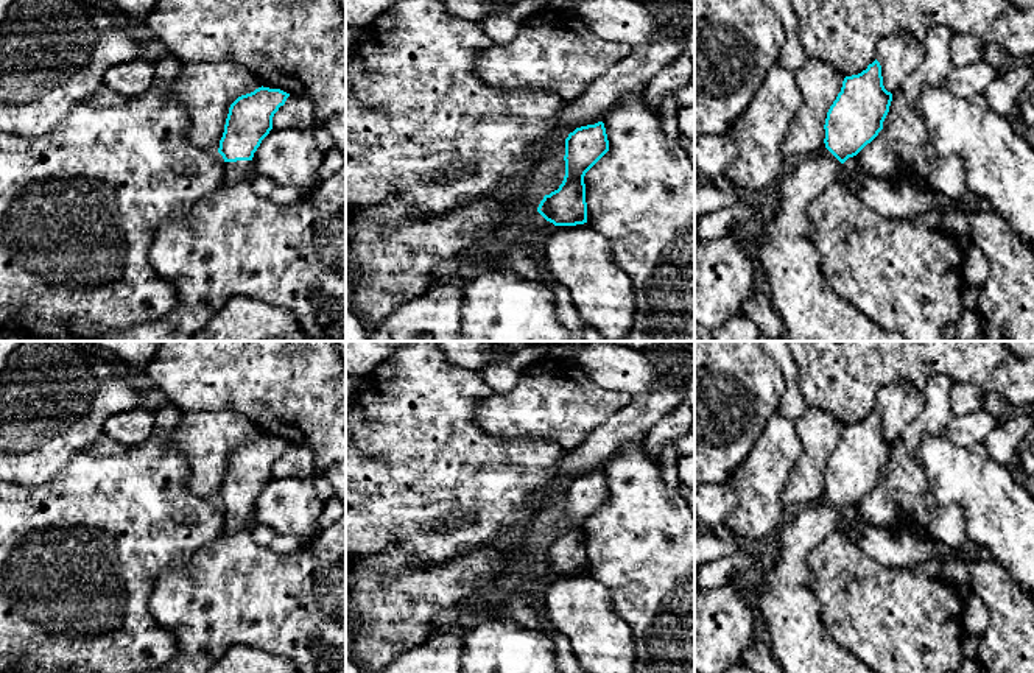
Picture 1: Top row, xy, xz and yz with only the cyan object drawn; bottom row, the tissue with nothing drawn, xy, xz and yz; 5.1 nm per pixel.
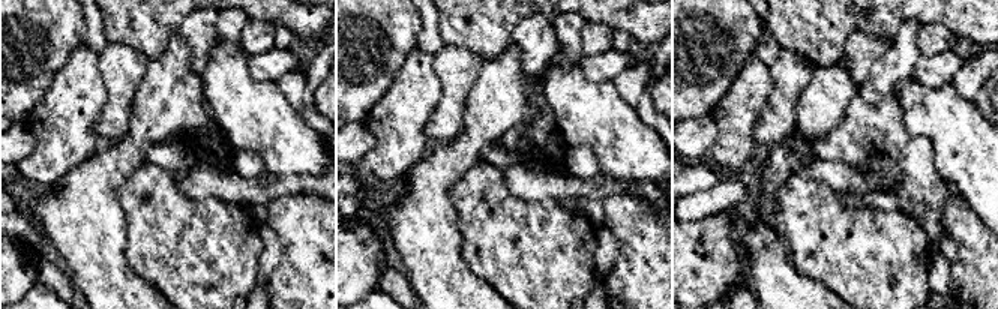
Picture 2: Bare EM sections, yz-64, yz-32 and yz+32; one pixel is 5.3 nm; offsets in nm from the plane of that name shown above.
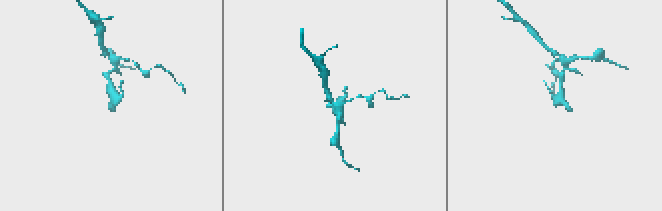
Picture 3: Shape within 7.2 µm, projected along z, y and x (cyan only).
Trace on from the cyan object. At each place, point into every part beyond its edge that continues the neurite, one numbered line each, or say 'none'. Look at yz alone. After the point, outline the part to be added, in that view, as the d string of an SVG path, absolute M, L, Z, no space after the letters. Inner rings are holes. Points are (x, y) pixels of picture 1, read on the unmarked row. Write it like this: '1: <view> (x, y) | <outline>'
1: yz (785, 600) | M827 497L793 511L791 520L779 527L777 559L765 567L761 578L752 587L757 595L757 612L771 637L771 654L783 673L875 673L828 637L821 622L821 603L811 587L808 555L839 530L842 522L844 513Z

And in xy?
1: xy (235, 521) | M252 509L226 511L224 534L249 530L252 522Z

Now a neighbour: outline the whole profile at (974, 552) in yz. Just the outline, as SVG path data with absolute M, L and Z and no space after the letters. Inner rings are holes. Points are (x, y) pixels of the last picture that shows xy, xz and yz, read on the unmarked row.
M969 541L961 550L959 550L959 556L964 559L970 559L973 562L989 558L989 553L984 547Z

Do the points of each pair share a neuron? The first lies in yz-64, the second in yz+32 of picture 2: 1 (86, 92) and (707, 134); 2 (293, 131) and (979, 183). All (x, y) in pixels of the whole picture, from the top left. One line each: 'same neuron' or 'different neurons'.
1: different neurons
2: same neuron

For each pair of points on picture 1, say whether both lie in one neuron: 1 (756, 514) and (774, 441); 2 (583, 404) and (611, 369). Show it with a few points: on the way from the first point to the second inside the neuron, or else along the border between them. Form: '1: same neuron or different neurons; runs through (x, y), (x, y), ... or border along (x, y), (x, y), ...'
1: same neuron; runs through (760, 496), (762, 477), (771, 460)
2: different neurons; border along (569, 363), (598, 385), (629, 398)

